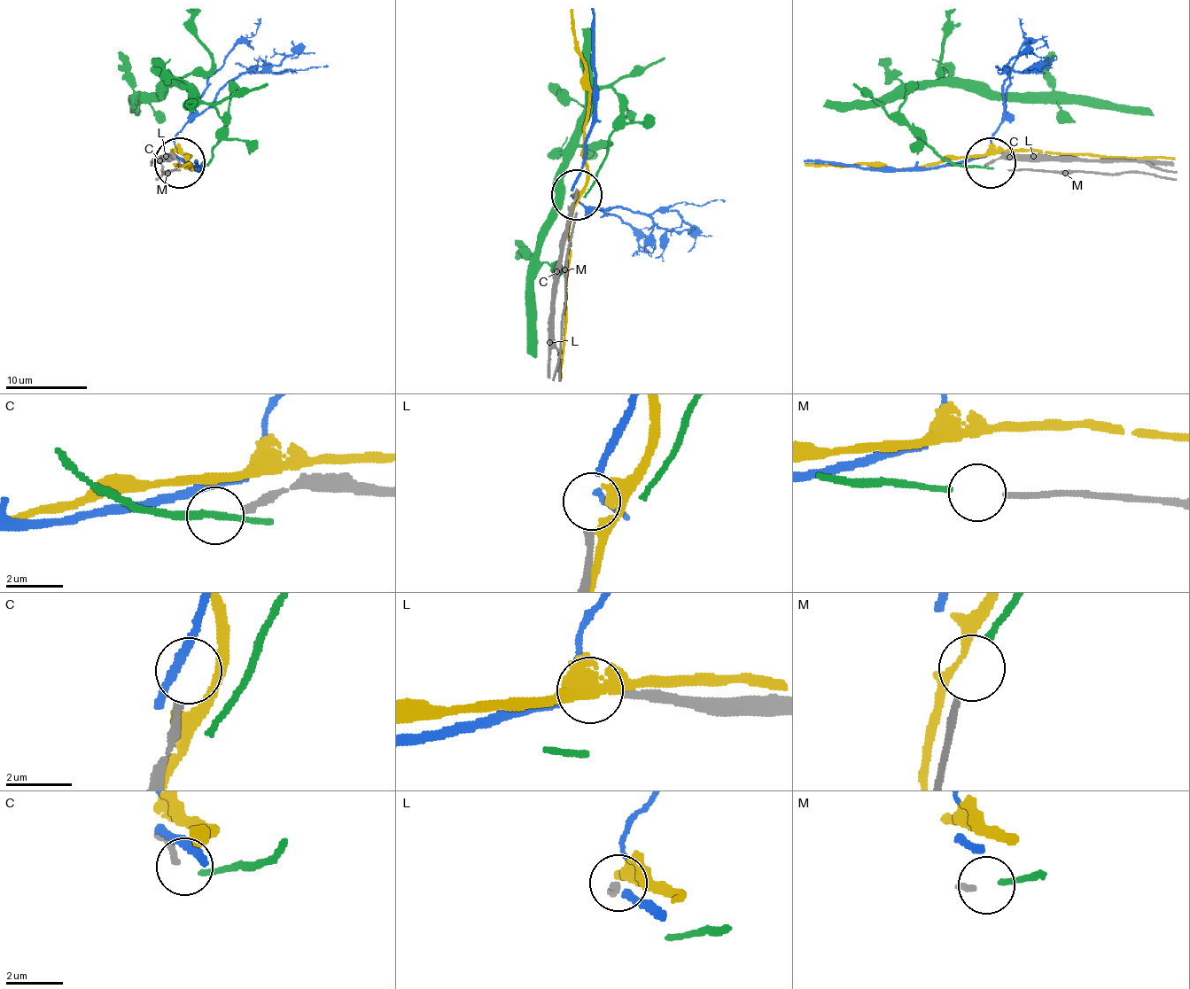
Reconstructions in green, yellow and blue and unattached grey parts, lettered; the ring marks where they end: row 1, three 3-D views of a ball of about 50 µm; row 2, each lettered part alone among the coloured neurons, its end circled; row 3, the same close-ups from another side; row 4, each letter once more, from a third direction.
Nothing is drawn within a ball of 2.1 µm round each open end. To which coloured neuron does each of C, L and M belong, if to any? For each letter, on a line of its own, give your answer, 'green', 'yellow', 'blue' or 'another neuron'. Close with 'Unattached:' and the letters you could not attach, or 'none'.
C: another neuron
L: blue
M: green
Unattached: C

